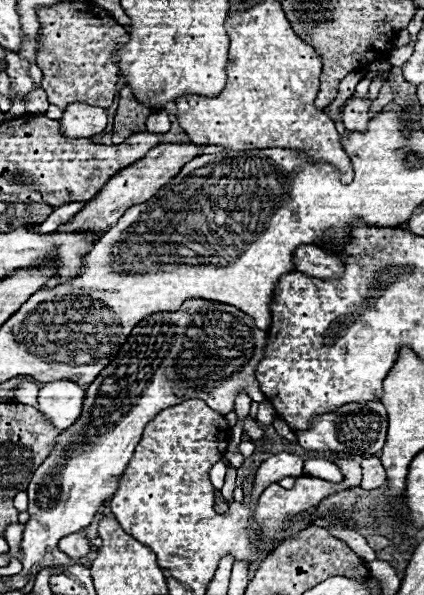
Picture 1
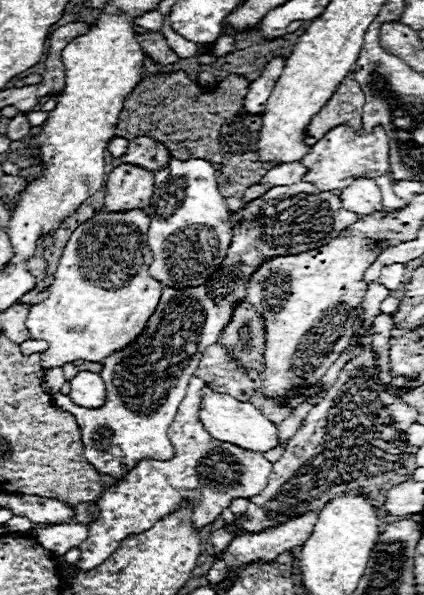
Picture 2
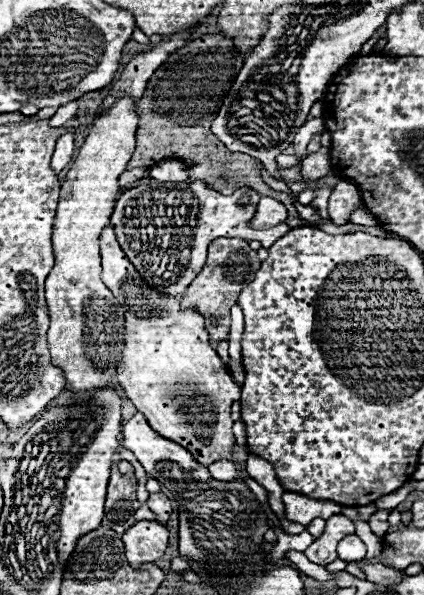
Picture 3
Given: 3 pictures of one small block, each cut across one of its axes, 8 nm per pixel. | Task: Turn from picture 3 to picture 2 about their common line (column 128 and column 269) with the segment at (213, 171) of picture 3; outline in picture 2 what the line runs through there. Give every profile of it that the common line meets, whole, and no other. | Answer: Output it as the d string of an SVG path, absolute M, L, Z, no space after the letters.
M178 70L148 76L126 98L124 110L116 126L116 136L126 140L136 136L150 136L162 142L170 154L178 160L202 158L212 162L218 174L220 194L242 196L246 188L272 168L258 158L258 136L262 128L260 116L244 112L244 96L248 92L248 80L240 74L230 74L212 92L202 92L192 80L178 82Z

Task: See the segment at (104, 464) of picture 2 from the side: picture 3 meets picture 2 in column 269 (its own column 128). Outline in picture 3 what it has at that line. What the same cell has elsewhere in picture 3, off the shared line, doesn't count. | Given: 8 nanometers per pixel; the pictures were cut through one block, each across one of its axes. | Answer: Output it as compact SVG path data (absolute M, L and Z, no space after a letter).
M200 180L186 184L166 184L158 190L152 190L152 184L142 184L126 190L116 200L116 208L110 220L122 250L146 280L146 284L162 290L162 294L180 298L206 264L206 254L212 240L220 236L240 238L246 242L258 240L262 248L270 248L276 238L290 232L290 226L286 224L278 224L268 230L250 228L258 200L260 194L252 188L238 188L232 196L224 196L216 190L210 190Z

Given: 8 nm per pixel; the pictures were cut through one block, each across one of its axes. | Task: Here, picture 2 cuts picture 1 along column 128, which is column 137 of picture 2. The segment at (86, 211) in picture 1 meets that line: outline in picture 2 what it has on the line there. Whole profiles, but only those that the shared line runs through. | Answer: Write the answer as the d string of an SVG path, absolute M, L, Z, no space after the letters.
M120 164L112 168L106 178L106 210L134 210L146 208L154 194L154 174L134 164Z

